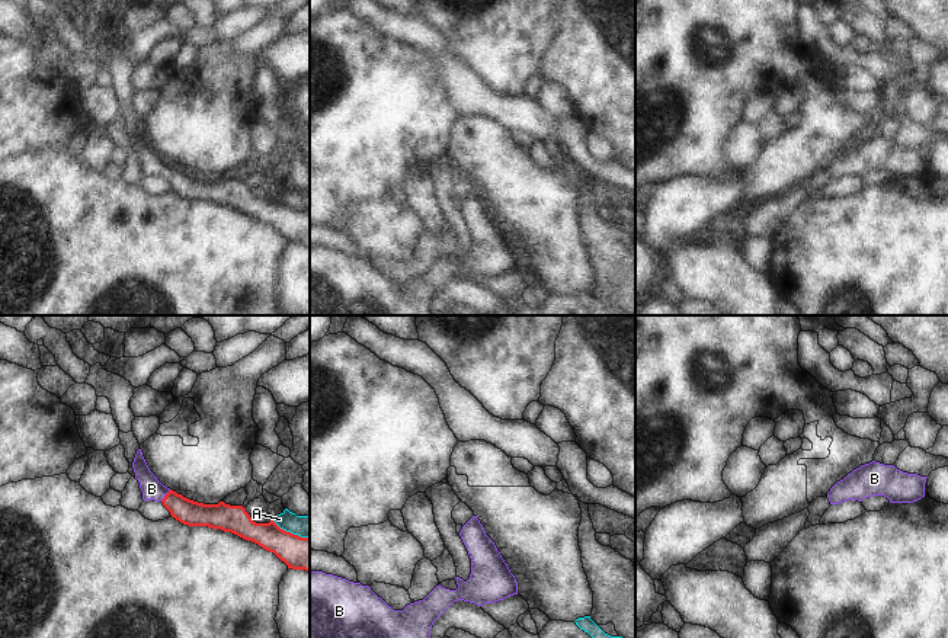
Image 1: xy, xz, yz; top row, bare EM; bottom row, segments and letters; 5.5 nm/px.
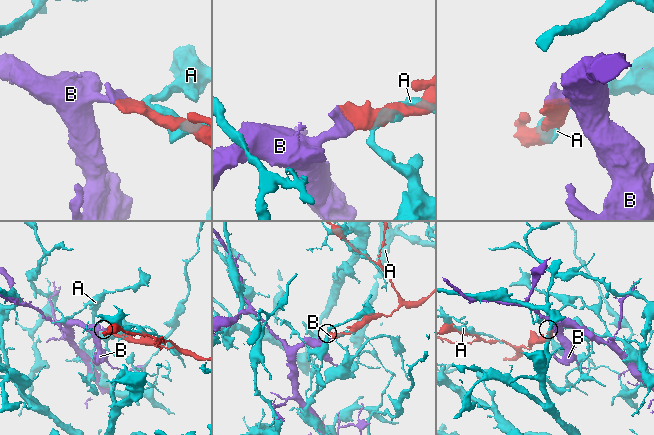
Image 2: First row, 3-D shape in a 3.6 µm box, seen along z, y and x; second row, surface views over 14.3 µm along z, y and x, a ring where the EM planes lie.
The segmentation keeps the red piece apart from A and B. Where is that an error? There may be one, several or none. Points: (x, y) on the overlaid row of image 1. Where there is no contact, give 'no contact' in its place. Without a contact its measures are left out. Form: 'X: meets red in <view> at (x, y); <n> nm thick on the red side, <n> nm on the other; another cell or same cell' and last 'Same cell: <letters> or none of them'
A: meets red in xy at (290, 532); 180 nm thick on the red side, 120 nm on the other; another cell
B: meets red in xy at (166, 496); 140 nm thick on the red side, 120 nm on the other; same cell
Same cell: B

